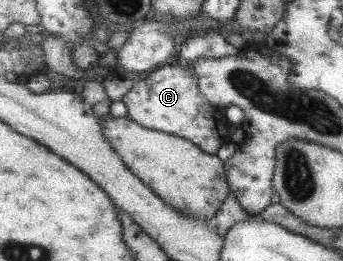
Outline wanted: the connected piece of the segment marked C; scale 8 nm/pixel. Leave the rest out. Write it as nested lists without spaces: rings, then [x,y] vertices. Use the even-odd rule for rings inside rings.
[[[167,65],[152,69],[148,76],[133,82],[129,91],[123,97],[127,118],[138,122],[147,129],[159,130],[175,137],[194,142],[196,146],[207,154],[215,155],[217,147],[221,145],[221,135],[217,133],[215,123],[215,105],[211,105],[205,97],[201,97],[198,82],[187,66]]]

